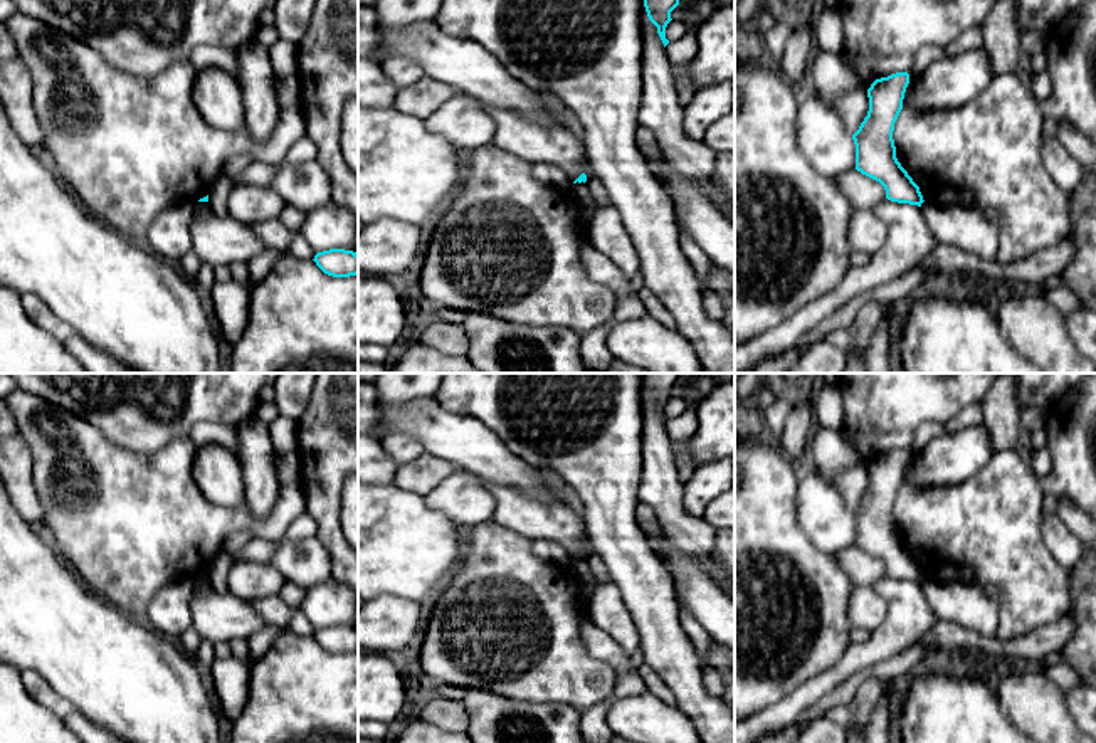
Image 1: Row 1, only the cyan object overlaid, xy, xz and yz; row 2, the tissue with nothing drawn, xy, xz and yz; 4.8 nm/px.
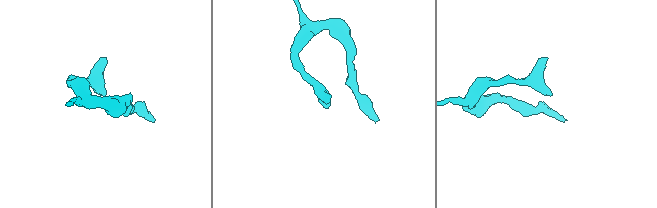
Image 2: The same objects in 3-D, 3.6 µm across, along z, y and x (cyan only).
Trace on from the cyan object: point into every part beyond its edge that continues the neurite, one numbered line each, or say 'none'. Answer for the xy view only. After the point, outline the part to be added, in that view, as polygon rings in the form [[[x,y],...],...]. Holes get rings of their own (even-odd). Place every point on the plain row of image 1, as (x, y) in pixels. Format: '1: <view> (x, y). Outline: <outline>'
none

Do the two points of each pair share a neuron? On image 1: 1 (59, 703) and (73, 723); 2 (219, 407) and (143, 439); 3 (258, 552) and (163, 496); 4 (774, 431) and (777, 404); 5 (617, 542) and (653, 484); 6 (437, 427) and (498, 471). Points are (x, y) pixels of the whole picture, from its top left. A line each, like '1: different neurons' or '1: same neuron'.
1: different neurons
2: same neuron
3: different neurons
4: same neuron
5: different neurons
6: same neuron

